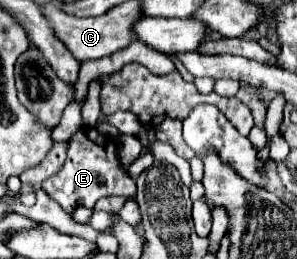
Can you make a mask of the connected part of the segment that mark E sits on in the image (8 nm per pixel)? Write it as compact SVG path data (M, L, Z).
M83 127L79 129L71 139L69 139L69 151L67 151L67 161L63 169L41 183L41 187L65 209L73 211L77 205L93 209L97 199L105 195L123 195L123 197L133 197L135 195L135 181L125 173L125 167L121 165L119 159L119 147L115 141L101 137L95 129Z

